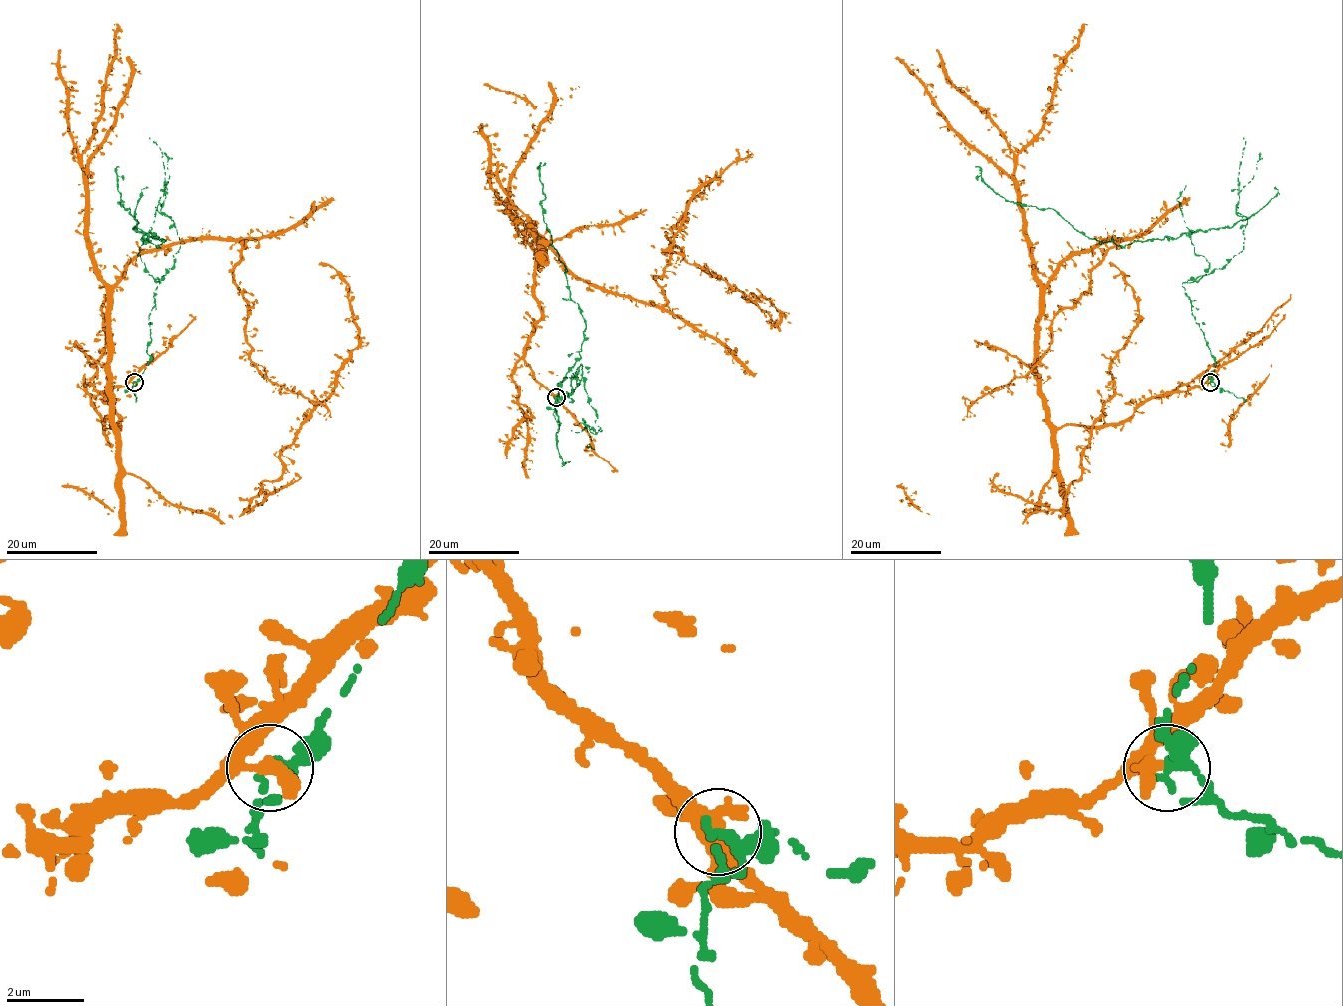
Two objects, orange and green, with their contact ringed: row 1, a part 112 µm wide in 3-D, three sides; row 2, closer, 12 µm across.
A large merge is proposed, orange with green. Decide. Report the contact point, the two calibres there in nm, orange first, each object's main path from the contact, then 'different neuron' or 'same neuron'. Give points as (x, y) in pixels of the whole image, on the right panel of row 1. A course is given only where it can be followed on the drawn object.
(1210, 382) | 400/280 nm | orange via (1210, 382), (1145, 399), (1118, 424), (1049, 420), (1037, 370), (1041, 288), (1110, 239), (1039, 361), (962, 420) | green via (1210, 382), (1214, 357), (1183, 283), (1208, 269), (1190, 233), (1100, 243), (1052, 208), (1007, 201), (975, 167) | different neuron

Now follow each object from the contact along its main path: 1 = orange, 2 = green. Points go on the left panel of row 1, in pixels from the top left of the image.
1: (133, 382), (102, 394), (114, 427), (122, 272), (161, 246), (243, 243), (233, 283), (250, 361), (326, 420)
2: (133, 382), (149, 357), (160, 283), (139, 247), (144, 232), (163, 241), (147, 243), (118, 204), (118, 167)

